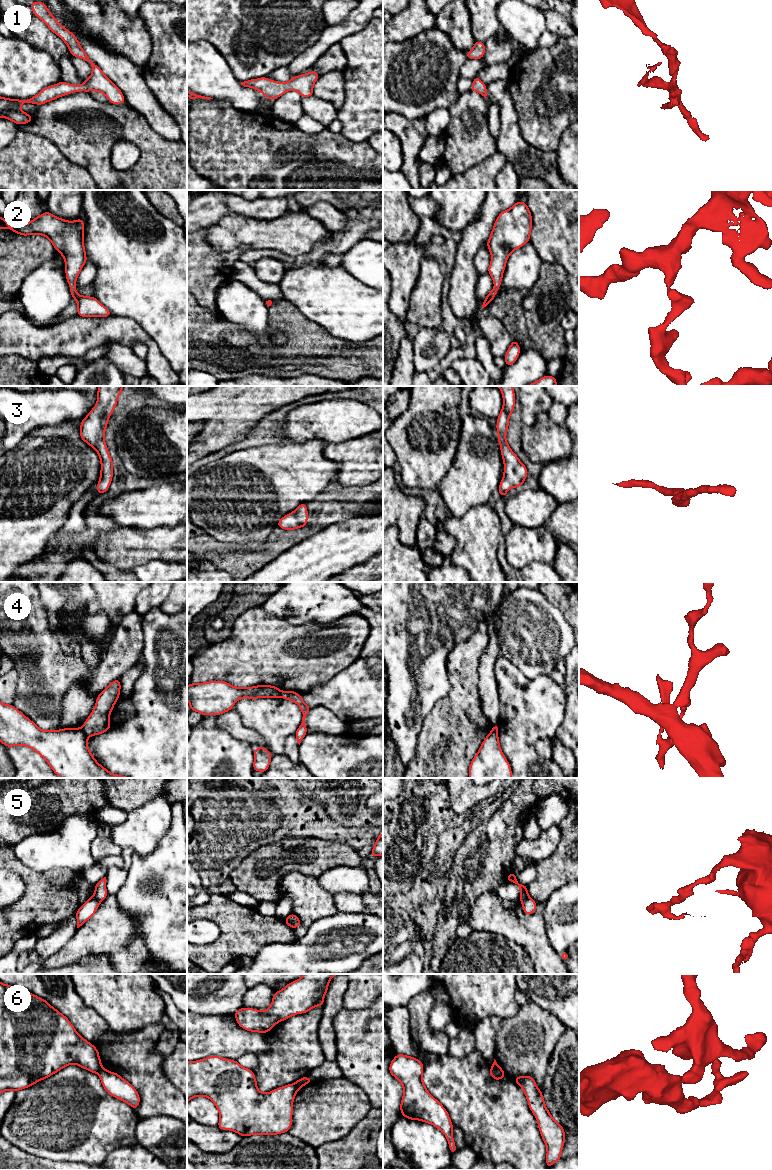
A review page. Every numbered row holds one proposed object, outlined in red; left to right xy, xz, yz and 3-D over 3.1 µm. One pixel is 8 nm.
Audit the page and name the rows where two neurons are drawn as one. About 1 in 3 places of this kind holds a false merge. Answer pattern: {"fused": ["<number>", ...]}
{"fused": ["4", "5", "6"]}

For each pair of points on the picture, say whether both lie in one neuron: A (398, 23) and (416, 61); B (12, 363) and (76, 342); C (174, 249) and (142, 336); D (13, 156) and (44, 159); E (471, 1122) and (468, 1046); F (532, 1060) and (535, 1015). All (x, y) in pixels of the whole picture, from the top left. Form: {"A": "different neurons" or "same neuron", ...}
{"A": "different neurons", "B": "different neurons", "C": "different neurons", "D": "same neuron", "E": "different neurons", "F": "same neuron"}

